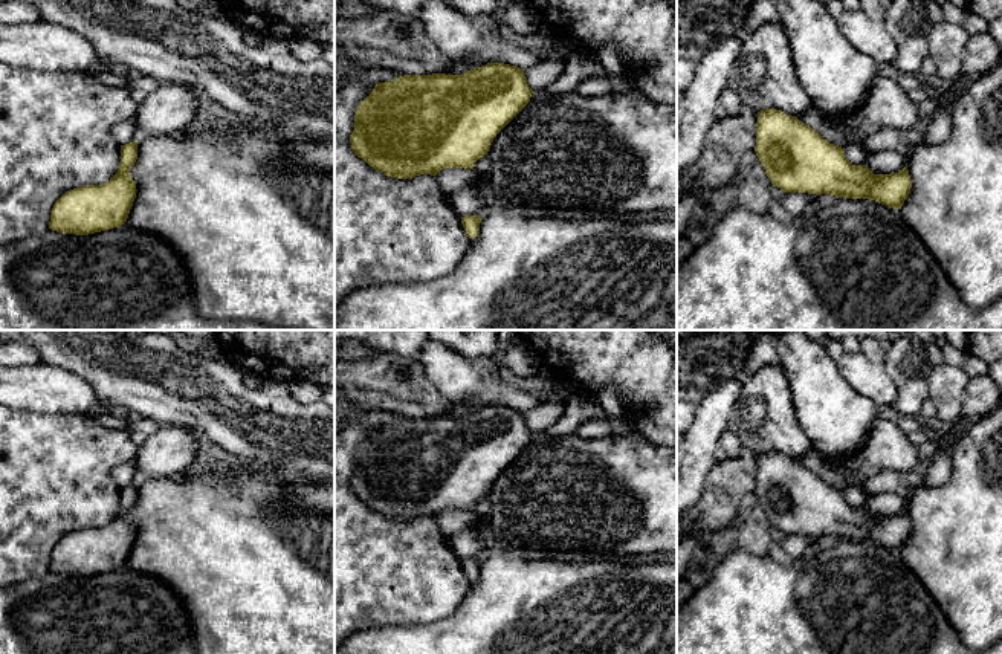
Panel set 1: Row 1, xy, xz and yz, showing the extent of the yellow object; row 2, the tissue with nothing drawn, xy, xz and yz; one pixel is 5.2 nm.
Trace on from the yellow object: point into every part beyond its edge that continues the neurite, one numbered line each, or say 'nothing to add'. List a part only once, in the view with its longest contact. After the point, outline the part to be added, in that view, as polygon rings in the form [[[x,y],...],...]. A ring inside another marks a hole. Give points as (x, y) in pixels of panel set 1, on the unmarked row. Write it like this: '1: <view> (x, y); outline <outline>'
nothing to add

